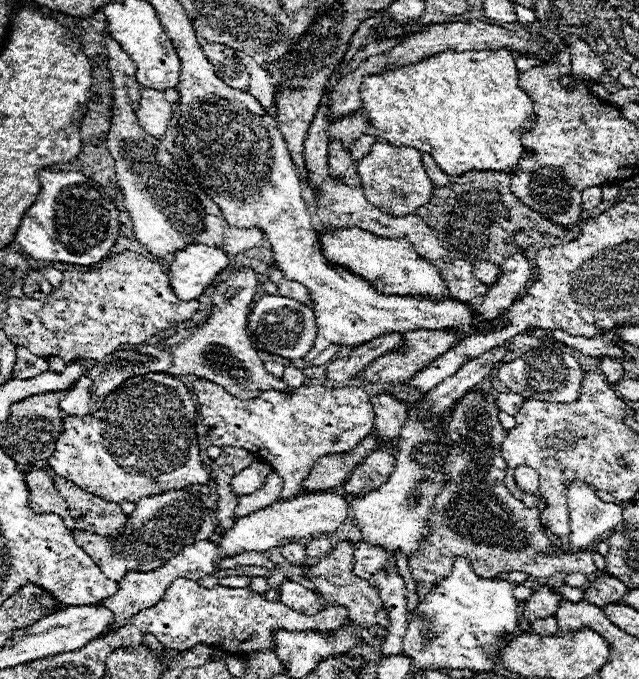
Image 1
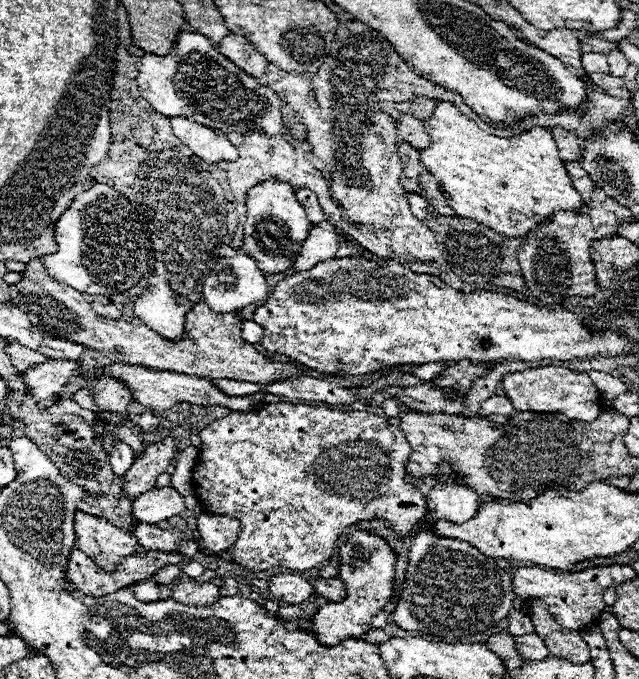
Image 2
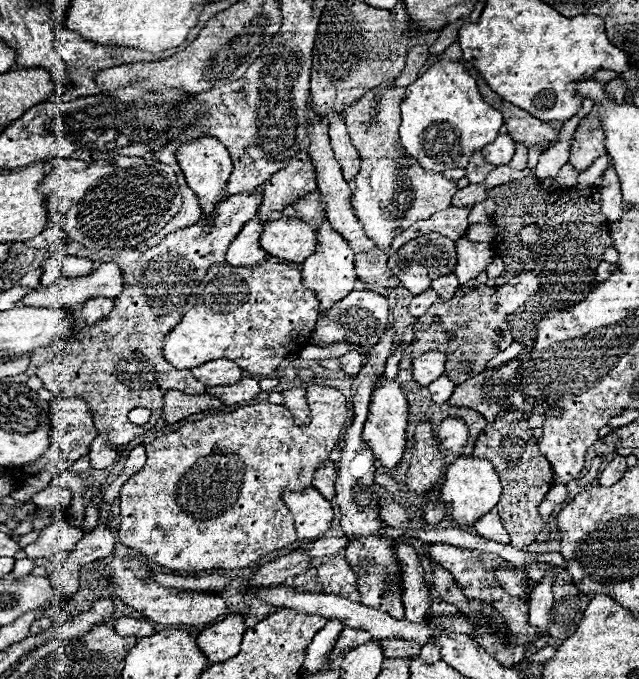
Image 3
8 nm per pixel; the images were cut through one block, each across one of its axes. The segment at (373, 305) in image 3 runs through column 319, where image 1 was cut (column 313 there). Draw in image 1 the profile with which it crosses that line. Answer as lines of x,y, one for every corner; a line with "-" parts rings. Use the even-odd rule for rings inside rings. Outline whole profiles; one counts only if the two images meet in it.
266,294
254,304
250,318
248,318
248,328
260,350
278,354
288,360
304,358
304,354
314,346
314,340
318,334
314,314
308,306
296,300
288,300
284,296
274,296
274,294

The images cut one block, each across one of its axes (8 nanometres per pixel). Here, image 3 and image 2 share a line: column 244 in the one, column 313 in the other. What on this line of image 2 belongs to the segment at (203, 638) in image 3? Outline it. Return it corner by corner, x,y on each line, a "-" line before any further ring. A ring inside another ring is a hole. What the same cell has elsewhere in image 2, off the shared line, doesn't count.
366,530
348,532
346,540
338,544
338,578
346,586
346,598
340,602
328,602
314,614
314,626
320,644
332,646
338,644
342,638
348,636
364,636
370,630
372,618
390,602
392,596
392,580
394,580
394,566
396,566
396,552
390,544
376,534

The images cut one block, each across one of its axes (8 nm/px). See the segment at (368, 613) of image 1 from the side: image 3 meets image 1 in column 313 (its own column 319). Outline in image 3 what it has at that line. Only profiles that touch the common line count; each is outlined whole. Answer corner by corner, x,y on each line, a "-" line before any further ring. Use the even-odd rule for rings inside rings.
344,554
334,556
326,564
318,566
318,582
324,584
324,592
336,592
350,600
360,600
360,592
356,586
356,576
350,570

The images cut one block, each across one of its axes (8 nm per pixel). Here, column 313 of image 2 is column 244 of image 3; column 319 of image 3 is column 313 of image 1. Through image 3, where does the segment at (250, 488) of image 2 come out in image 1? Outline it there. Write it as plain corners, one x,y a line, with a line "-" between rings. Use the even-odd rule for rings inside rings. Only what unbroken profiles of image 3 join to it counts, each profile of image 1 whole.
198,378
194,382
194,394
198,400
198,412
202,412
204,424
210,426
212,444
220,448
246,448
256,458
268,462
284,480
280,500
290,500
302,494
302,480
318,458
350,452
374,430
370,396
360,388
300,386
290,398
270,390
258,398
240,400
216,382

